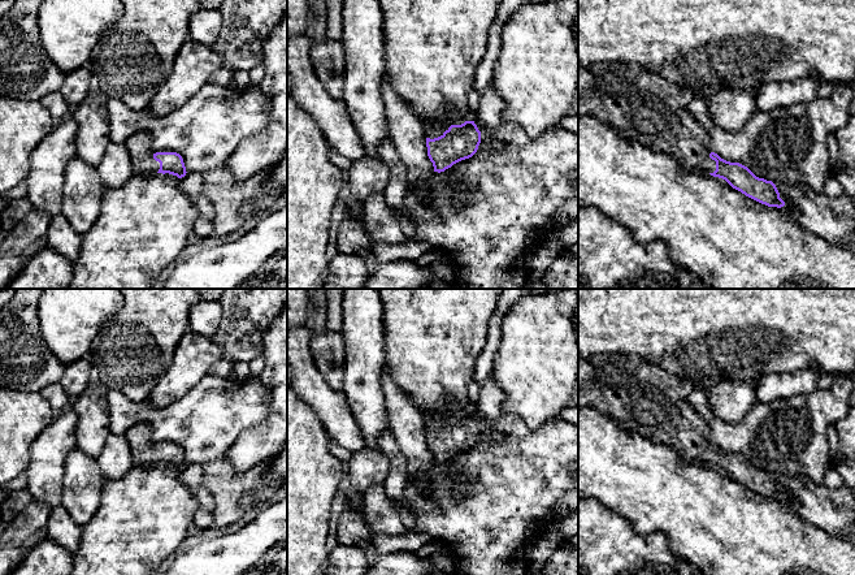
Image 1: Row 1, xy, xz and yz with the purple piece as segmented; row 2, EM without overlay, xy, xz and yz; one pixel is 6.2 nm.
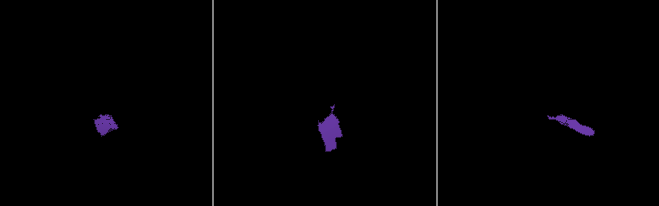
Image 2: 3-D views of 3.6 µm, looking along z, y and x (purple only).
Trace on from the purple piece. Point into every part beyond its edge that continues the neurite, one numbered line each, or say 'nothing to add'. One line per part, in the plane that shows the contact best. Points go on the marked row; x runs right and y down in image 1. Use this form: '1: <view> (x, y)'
1: xz (433, 129)

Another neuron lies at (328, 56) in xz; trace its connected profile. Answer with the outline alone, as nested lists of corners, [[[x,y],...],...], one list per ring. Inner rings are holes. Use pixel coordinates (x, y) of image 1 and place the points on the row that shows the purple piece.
[[[342,40],[312,43],[311,60],[314,73],[325,90],[335,99],[343,98],[344,46]]]

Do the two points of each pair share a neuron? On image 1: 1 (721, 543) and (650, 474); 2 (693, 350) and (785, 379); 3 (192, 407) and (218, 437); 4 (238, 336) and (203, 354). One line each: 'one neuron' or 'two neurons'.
1: one neuron
2: two neurons
3: one neuron
4: two neurons

